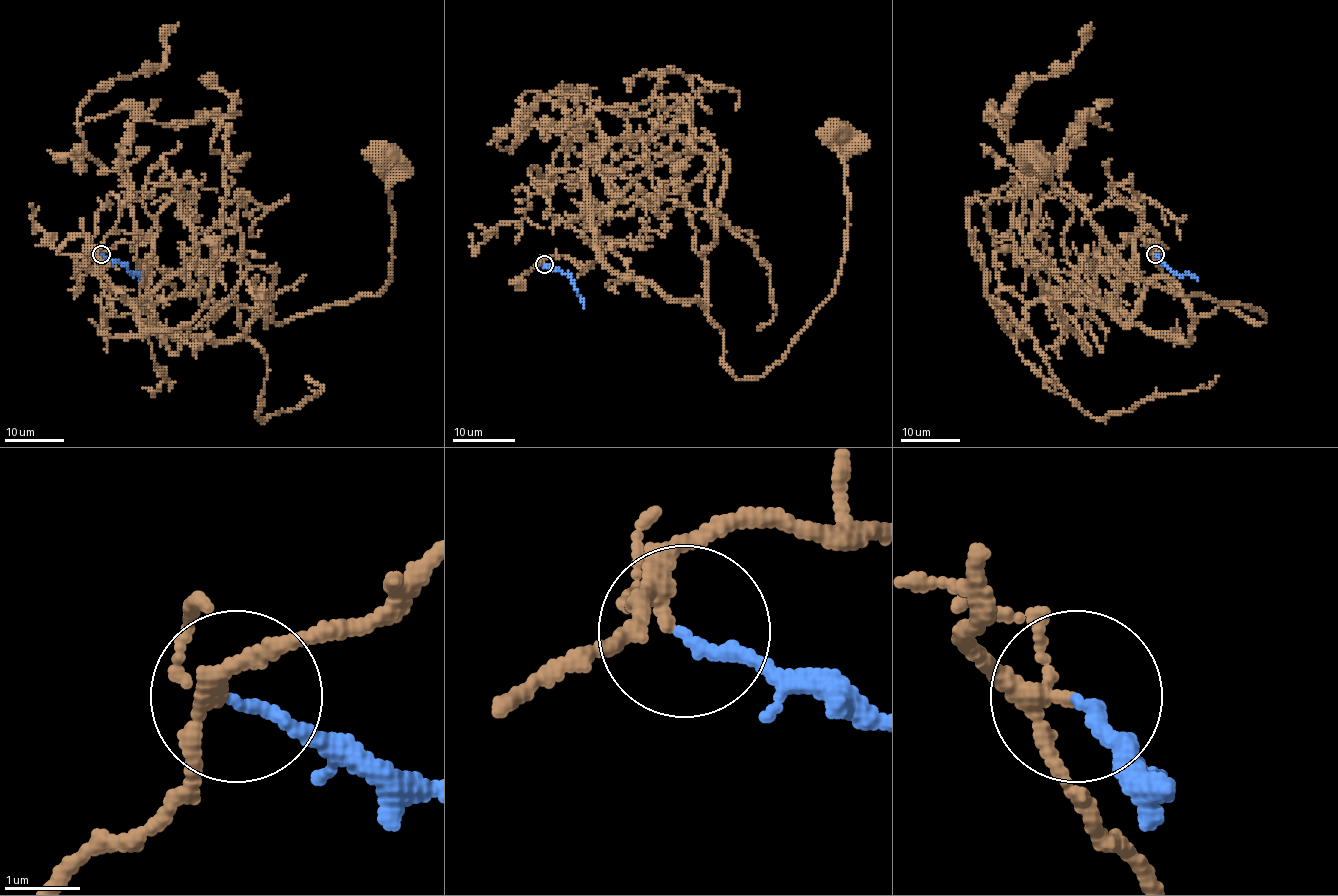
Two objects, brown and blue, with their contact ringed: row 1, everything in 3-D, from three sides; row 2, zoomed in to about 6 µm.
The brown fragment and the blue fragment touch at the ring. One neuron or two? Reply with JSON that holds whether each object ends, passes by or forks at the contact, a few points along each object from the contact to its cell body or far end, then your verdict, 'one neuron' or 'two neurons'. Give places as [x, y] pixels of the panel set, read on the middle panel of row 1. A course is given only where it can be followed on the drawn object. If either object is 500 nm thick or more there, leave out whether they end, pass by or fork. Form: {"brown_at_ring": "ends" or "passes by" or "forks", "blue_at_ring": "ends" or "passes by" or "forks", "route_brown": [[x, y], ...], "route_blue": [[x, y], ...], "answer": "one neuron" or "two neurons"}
{"brown_at_ring": "forks", "blue_at_ring": "ends", "route_brown": [[543, 264], [587, 267], [591, 220], [611, 268], [694, 299], [730, 372], [763, 375], [836, 286], [837, 134]], "route_blue": [[544, 264], [572, 278], [584, 309]], "answer": "one neuron"}

